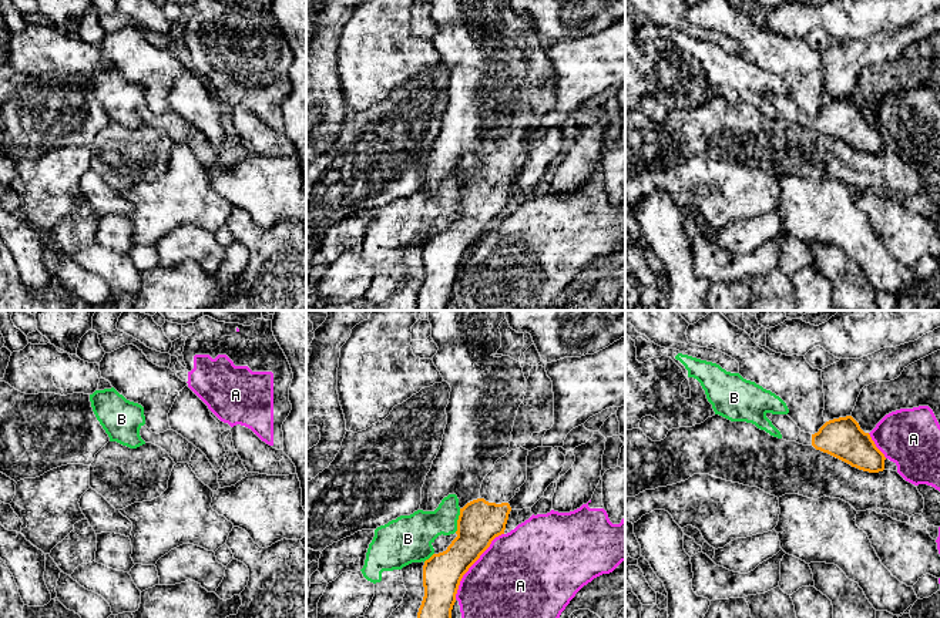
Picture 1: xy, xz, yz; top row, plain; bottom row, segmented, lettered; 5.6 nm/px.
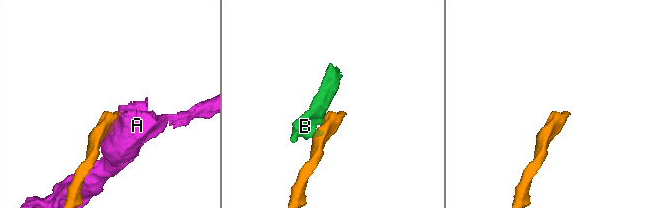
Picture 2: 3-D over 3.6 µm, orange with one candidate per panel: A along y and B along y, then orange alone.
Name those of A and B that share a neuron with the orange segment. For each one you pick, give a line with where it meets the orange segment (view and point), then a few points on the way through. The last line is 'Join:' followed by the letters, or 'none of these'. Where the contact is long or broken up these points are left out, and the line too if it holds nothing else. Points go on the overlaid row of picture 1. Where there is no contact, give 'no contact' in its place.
Join: none of these

